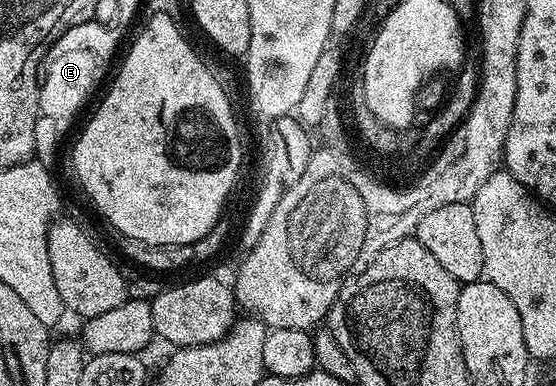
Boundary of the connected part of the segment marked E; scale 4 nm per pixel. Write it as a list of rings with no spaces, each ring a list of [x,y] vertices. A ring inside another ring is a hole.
[[[99,19],[84,21],[68,29],[48,50],[42,68],[43,78],[39,94],[40,116],[35,122],[35,159],[44,167],[53,169],[58,148],[83,108],[88,96],[102,79],[122,38],[118,26],[108,26]]]

